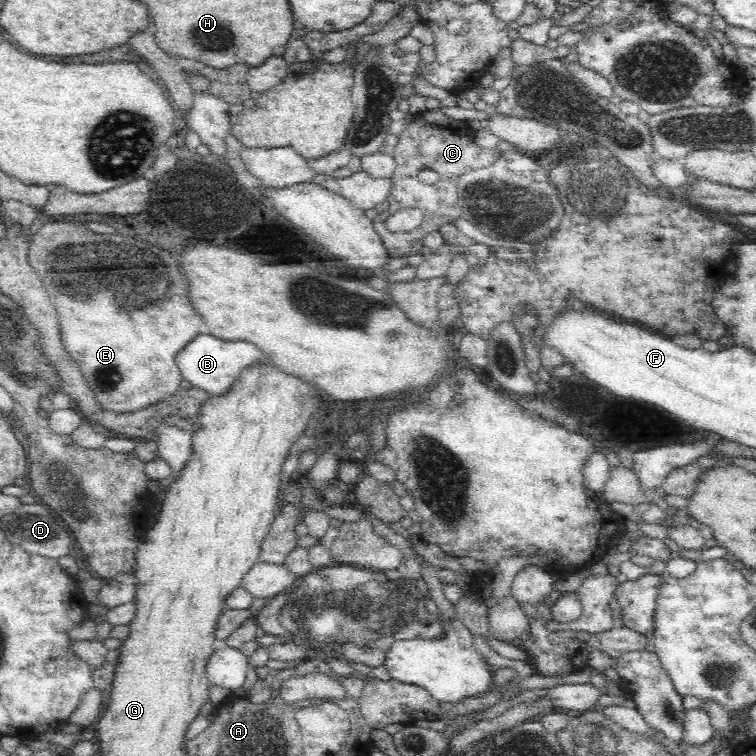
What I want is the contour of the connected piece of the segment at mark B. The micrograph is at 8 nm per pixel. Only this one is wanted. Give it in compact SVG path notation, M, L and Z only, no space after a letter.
M210 332L196 334L190 342L186 342L186 346L174 358L184 380L214 396L224 394L243 369L259 363L270 363L268 356L256 345L244 340L222 340L212 336Z

